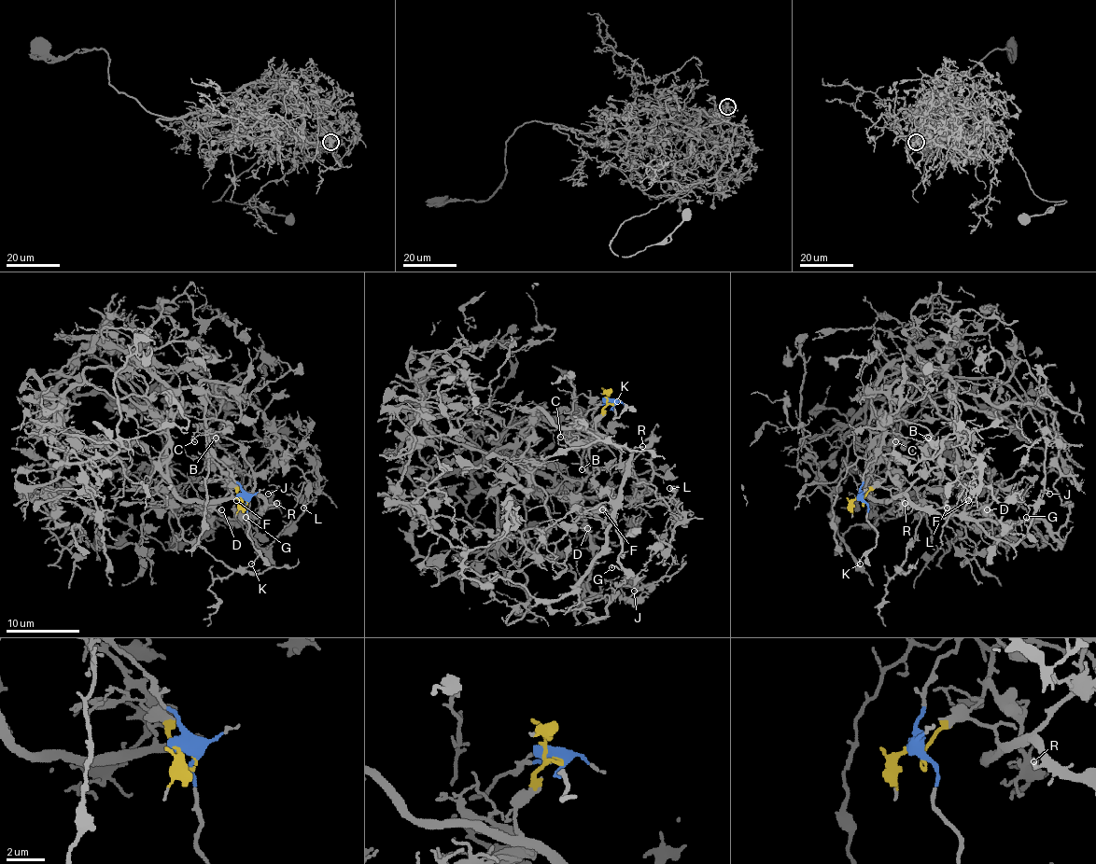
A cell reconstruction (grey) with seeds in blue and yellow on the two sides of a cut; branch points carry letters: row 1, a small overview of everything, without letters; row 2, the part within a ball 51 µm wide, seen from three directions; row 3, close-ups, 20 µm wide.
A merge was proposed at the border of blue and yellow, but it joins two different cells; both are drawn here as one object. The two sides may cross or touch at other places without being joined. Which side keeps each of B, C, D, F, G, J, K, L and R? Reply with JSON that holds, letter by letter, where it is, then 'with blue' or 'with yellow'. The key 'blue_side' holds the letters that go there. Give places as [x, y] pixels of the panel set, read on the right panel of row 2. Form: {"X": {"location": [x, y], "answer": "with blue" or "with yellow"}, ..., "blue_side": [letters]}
{"B": {"location": [928, 438], "answer": "with blue"}, "C": {"location": [895, 441], "answer": "with blue"}, "D": {"location": [987, 509], "answer": "with yellow"}, "F": {"location": [968, 500], "answer": "with yellow"}, "G": {"location": [1026, 517], "answer": "with yellow"}, "J": {"location": [1049, 494], "answer": "with yellow"}, "K": {"location": [860, 564], "answer": "with blue"}, "L": {"location": [947, 508], "answer": "with yellow"}, "R": {"location": [905, 503], "answer": "with yellow"}, "blue_side": ["B", "C", "K"]}

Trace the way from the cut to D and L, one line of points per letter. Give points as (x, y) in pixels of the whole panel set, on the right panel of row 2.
D: (859, 498), (877, 486), (905, 494), (920, 508), (934, 508), (943, 517), (965, 519), (987, 509)
L: (859, 498), (877, 486), (901, 494), (922, 475), (945, 464), (954, 466), (958, 473), (947, 508)

